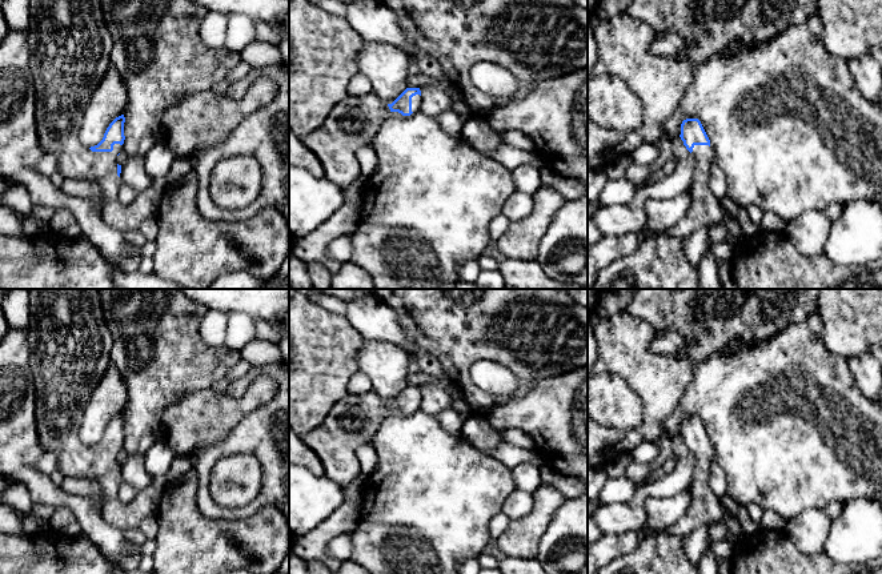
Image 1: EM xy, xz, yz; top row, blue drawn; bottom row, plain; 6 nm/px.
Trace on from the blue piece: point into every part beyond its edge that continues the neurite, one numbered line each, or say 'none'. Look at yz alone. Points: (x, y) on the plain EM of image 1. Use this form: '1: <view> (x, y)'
1: yz (706, 508)

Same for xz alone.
1: xz (416, 398)

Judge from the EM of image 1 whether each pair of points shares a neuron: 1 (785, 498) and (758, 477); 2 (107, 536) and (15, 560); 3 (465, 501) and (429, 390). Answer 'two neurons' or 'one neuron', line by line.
1: one neuron
2: two neurons
3: two neurons

